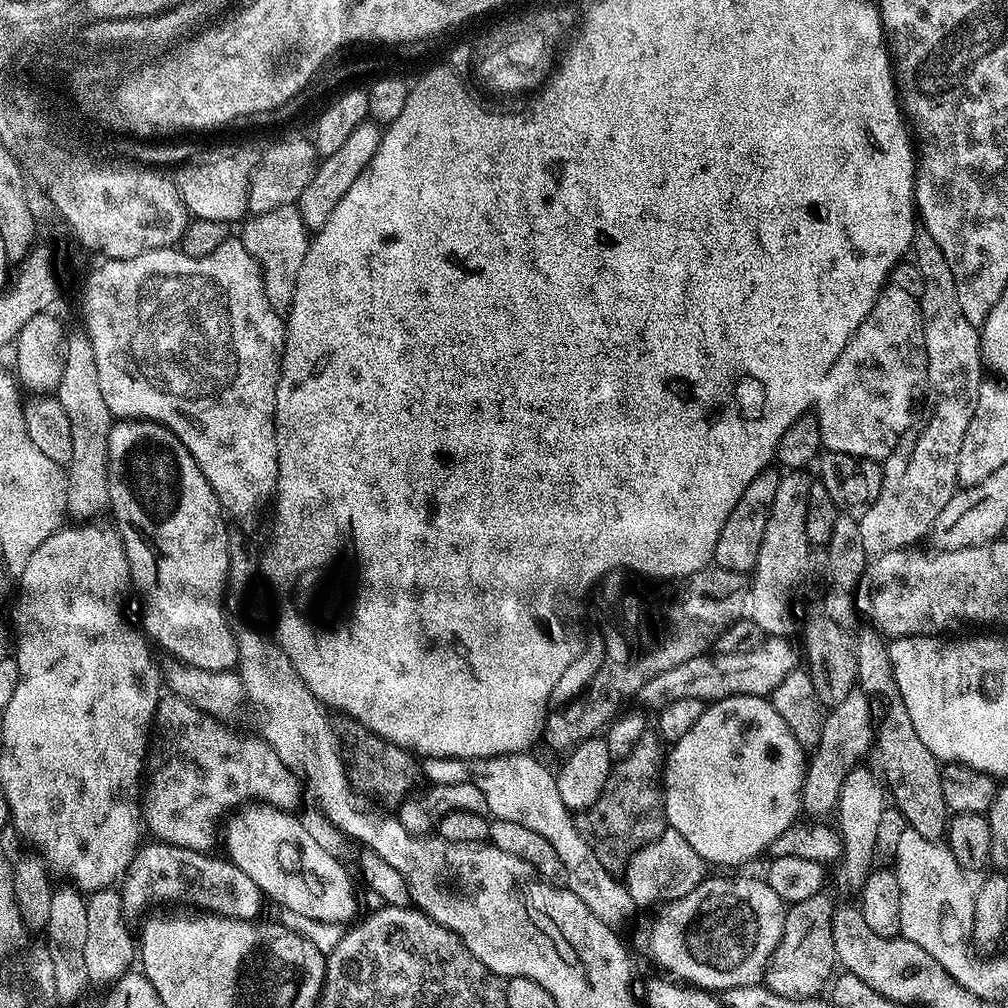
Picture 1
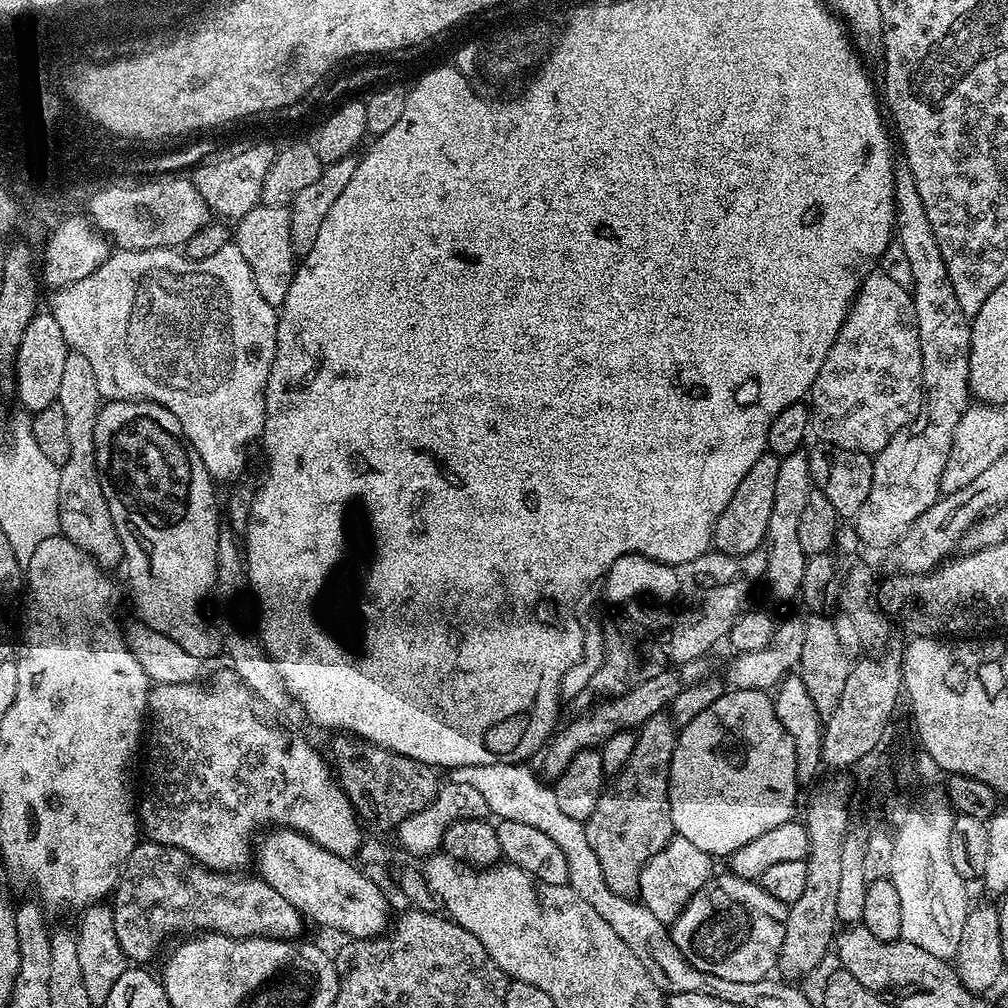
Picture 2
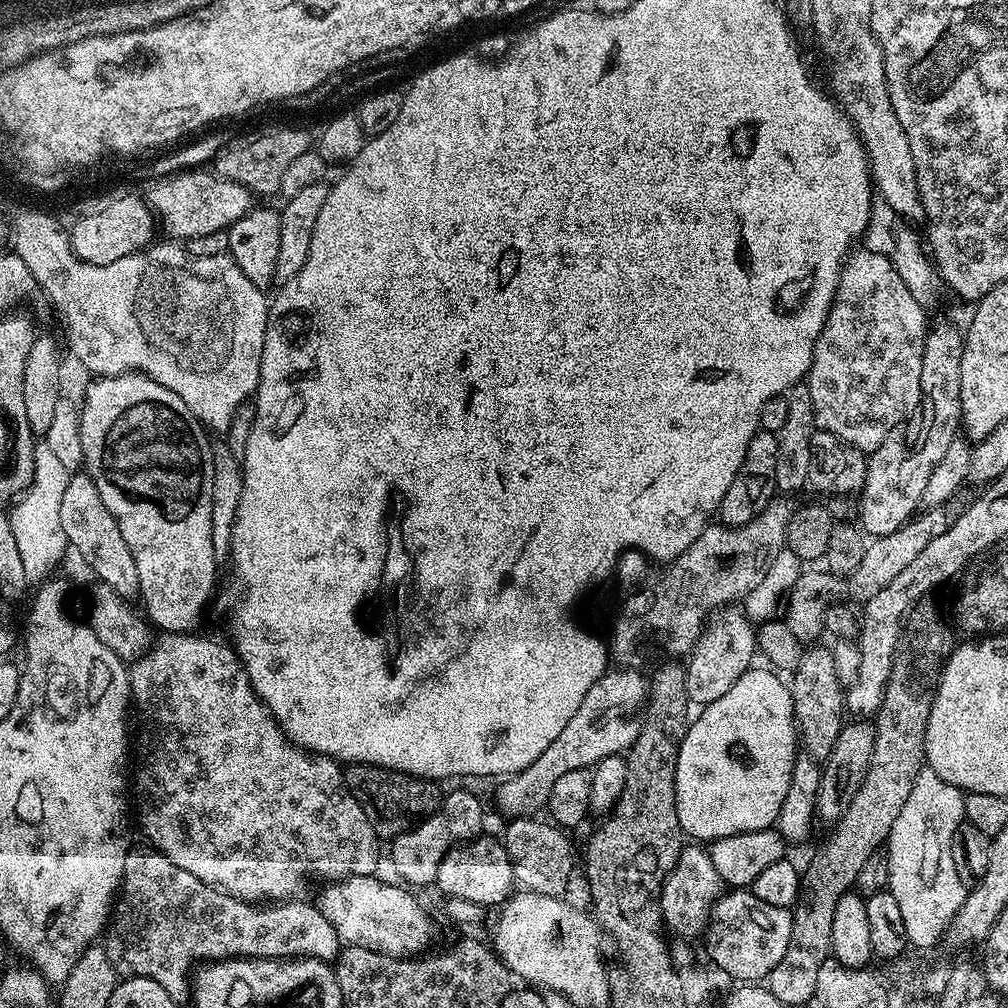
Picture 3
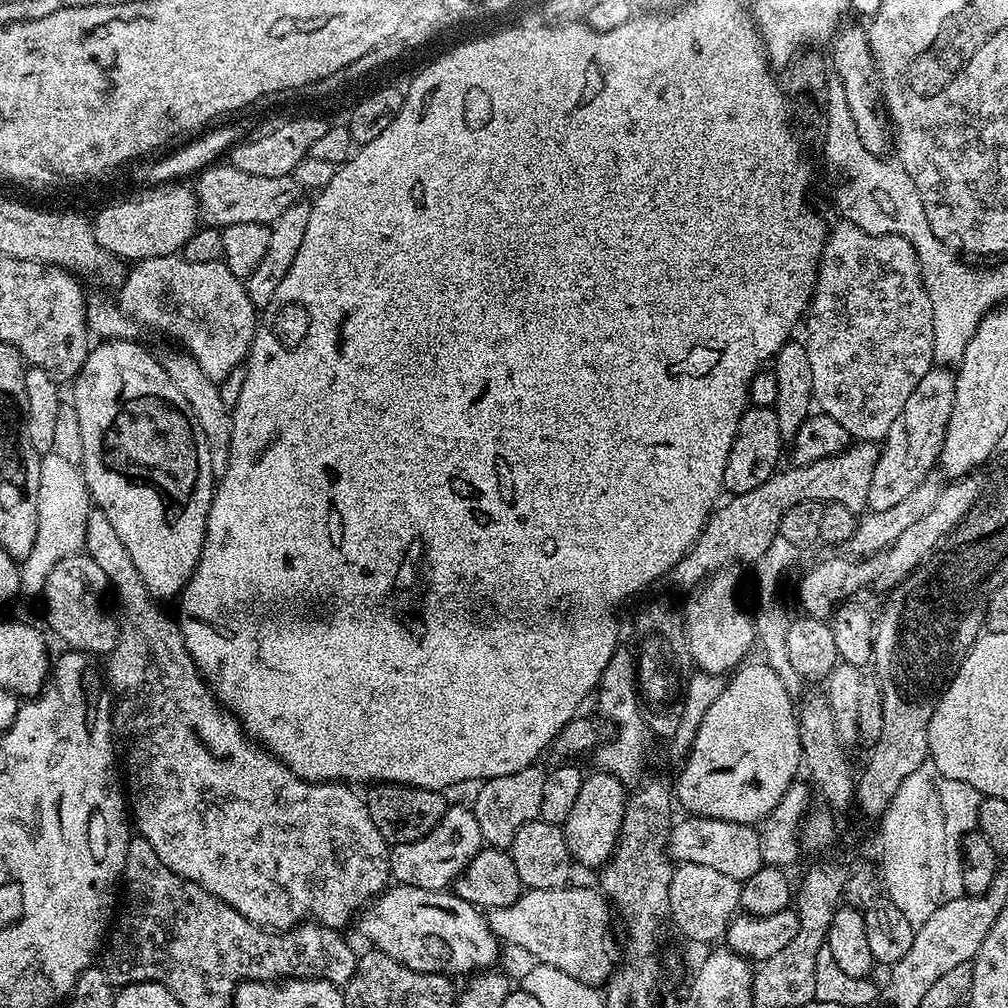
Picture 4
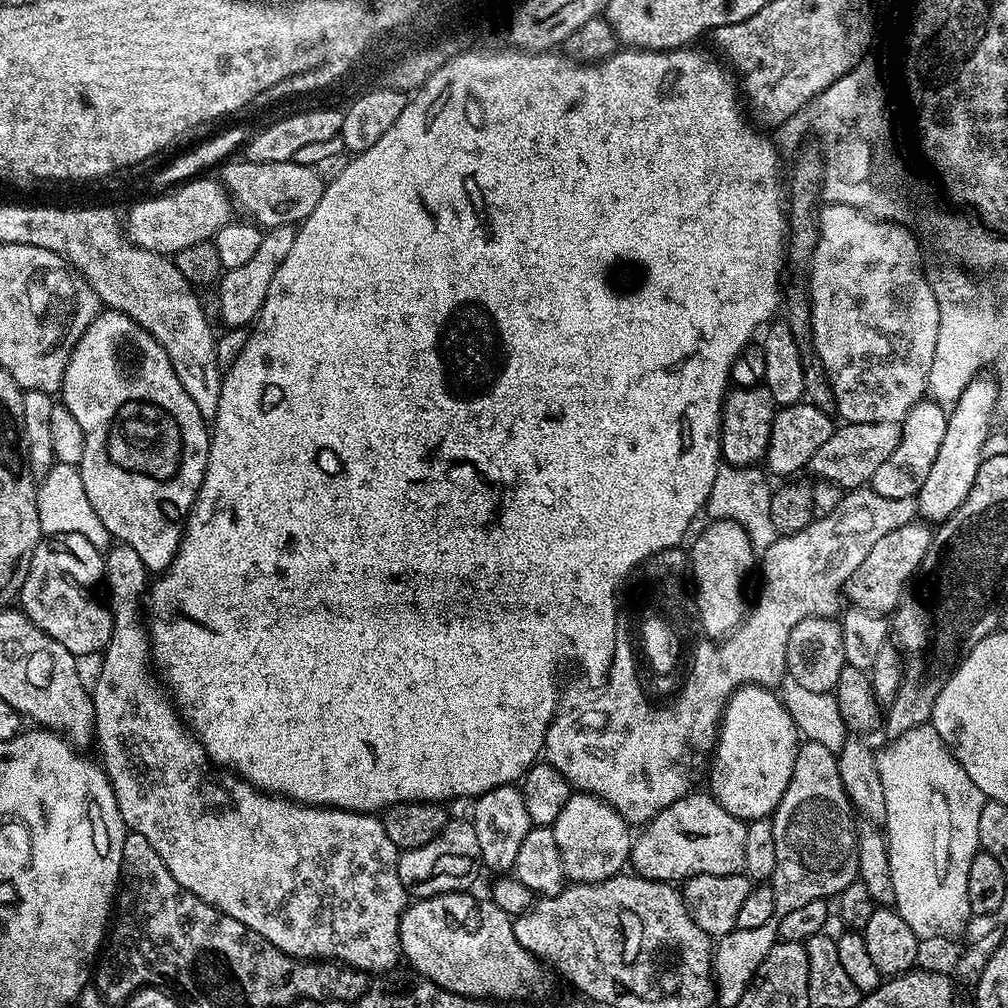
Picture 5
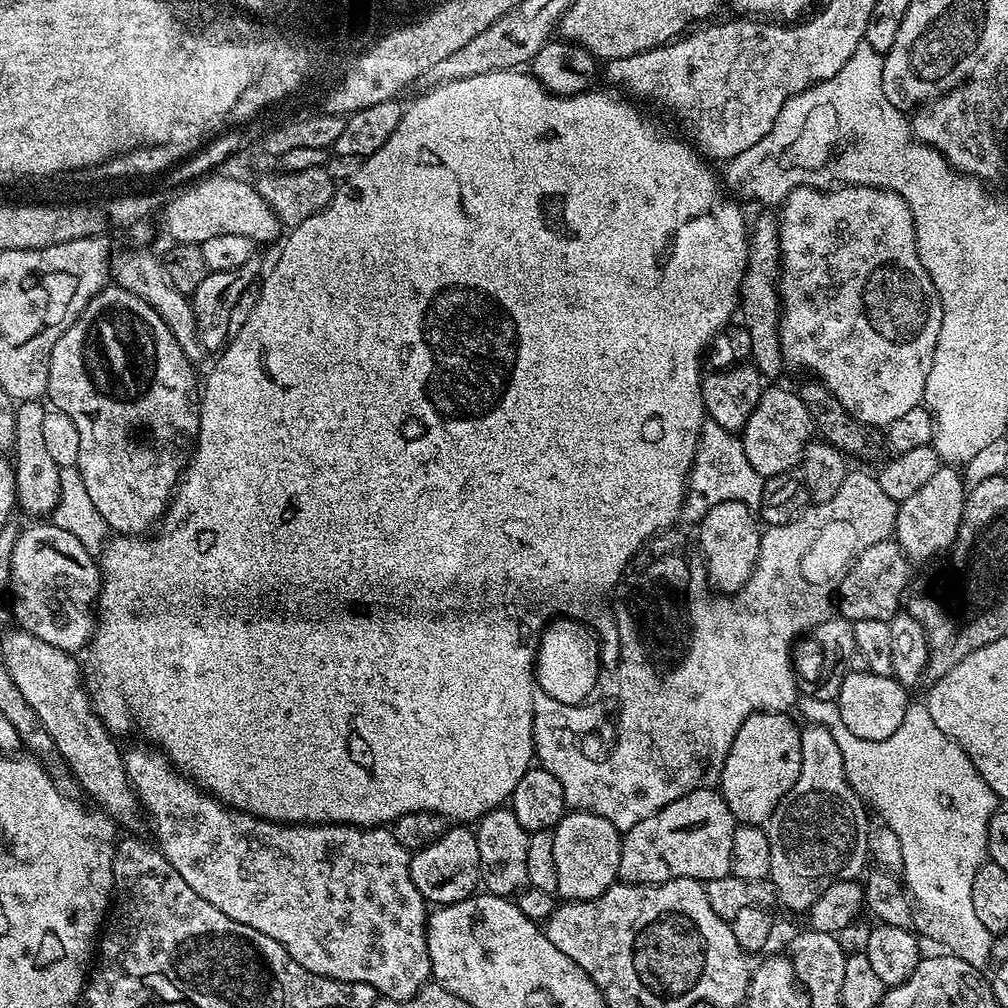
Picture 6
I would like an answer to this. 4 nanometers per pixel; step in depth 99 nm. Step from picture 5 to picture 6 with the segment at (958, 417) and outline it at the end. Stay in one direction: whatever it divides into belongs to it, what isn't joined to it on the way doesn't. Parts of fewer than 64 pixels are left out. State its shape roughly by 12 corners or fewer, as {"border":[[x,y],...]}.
{"border":[[940,466],[899,501],[894,539],[909,561],[952,547],[966,485]]}

